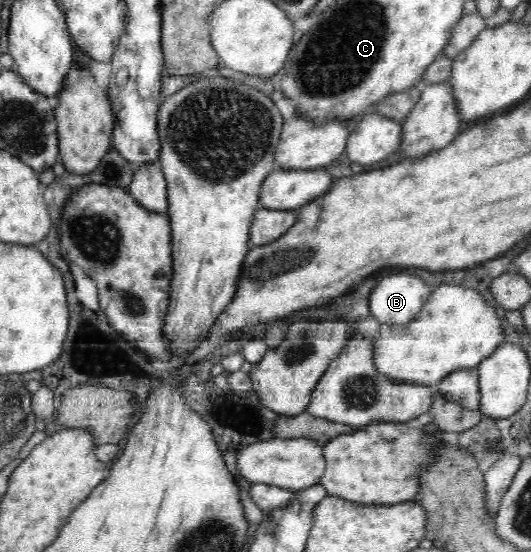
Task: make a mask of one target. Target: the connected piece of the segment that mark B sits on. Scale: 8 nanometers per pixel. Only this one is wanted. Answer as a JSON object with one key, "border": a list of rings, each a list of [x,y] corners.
{"border":[[[399,272],[381,278],[370,294],[371,314],[387,325],[411,322],[429,300],[433,287],[417,276]]]}

